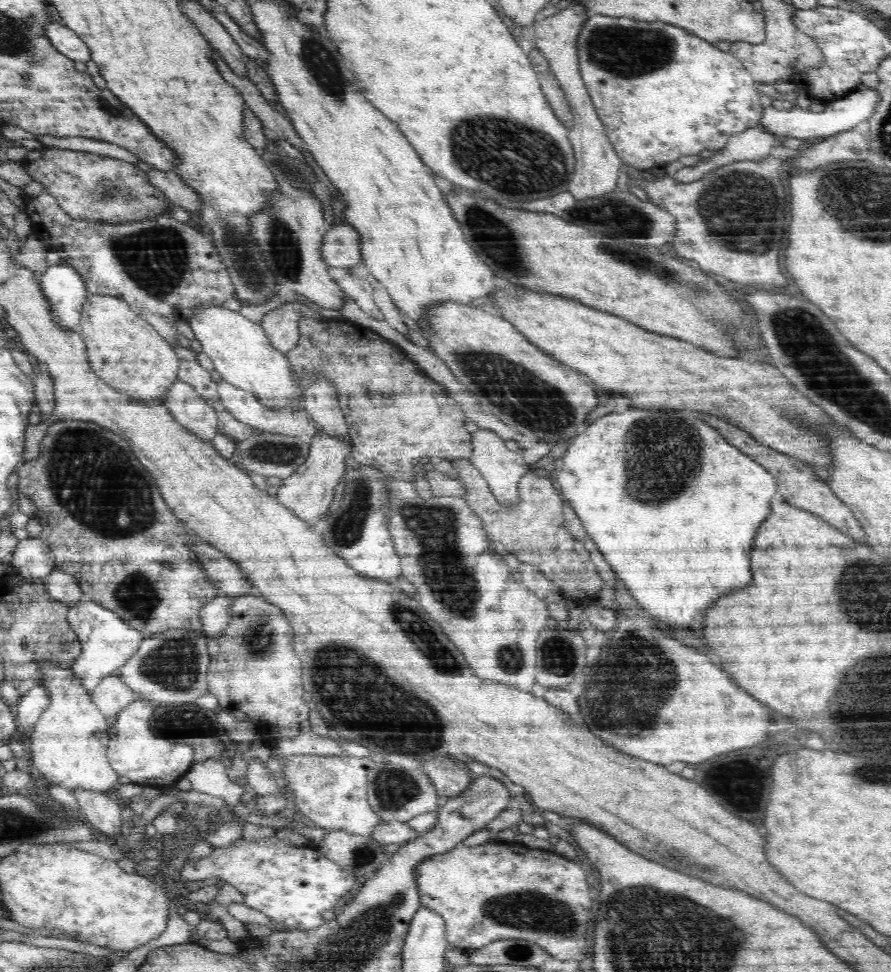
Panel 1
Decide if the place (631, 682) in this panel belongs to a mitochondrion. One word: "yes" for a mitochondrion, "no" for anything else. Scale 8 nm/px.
yes

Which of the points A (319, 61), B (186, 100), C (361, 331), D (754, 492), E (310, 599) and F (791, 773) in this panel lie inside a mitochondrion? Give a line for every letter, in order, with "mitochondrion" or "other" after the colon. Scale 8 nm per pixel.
A: mitochondrion
B: other
C: other
D: other
E: other
F: other

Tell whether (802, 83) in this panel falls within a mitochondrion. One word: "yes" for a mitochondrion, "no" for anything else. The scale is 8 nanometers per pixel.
no

